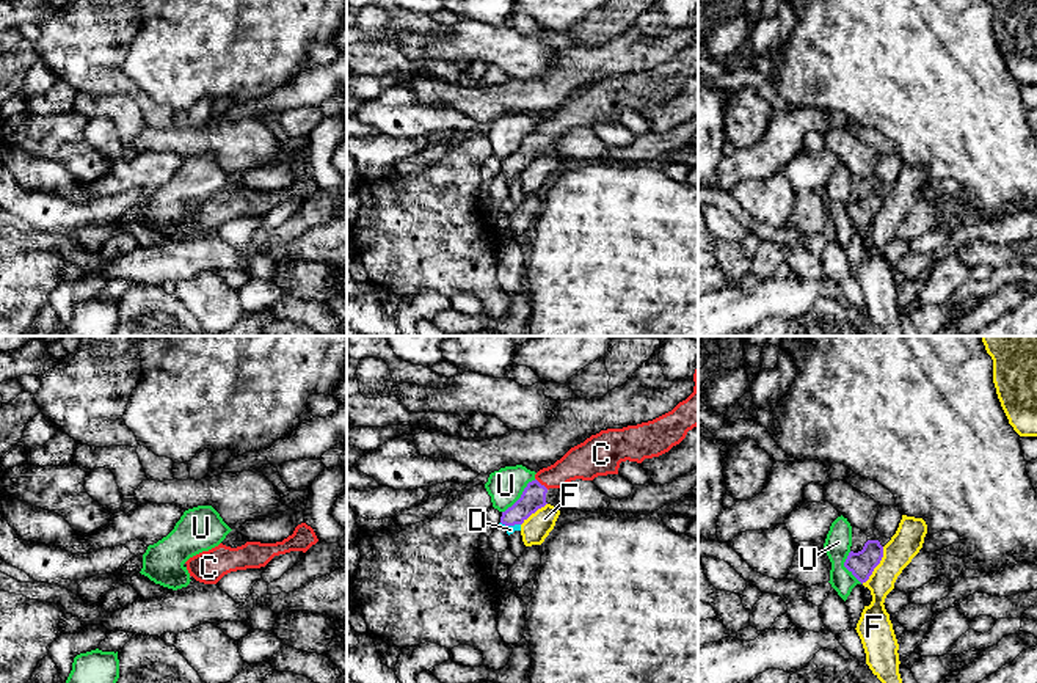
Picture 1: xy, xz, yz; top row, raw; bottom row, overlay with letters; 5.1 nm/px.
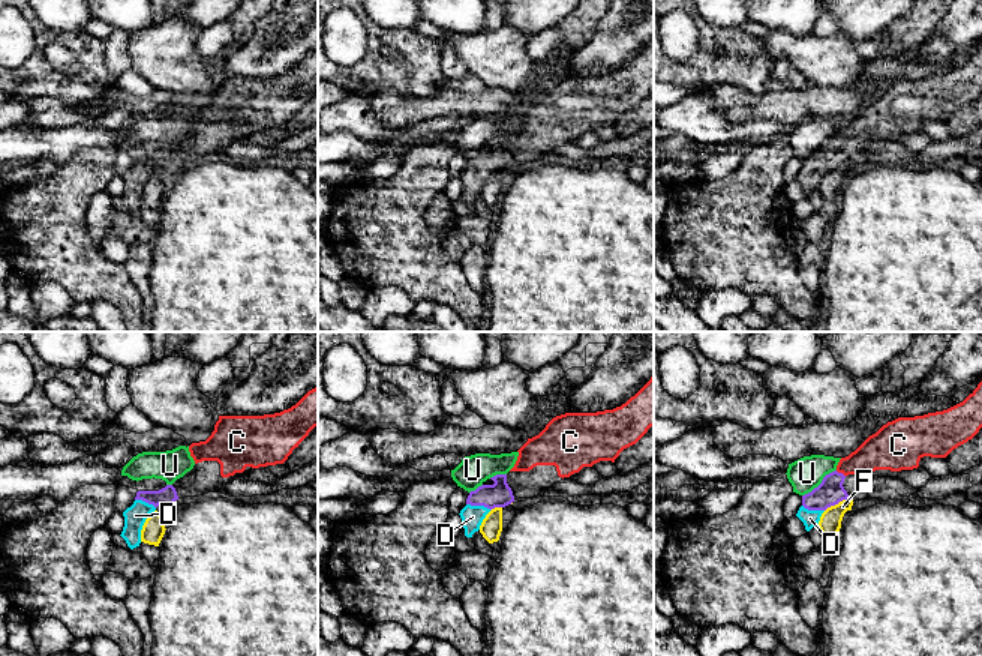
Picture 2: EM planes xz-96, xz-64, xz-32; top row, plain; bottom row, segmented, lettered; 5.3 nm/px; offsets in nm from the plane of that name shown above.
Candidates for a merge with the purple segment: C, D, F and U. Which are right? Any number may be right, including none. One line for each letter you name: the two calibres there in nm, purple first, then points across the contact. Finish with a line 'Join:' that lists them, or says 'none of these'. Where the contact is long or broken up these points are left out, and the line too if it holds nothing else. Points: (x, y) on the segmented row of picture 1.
C: calibres 130 and 180 nm; way xz (534, 496), (540, 484), (582, 462)
D: calibres 130 and 50 nm; way xz (534, 496), (510, 525), (510, 529)
Join: C, D

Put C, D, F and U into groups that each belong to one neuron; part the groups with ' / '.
C D / F / U

